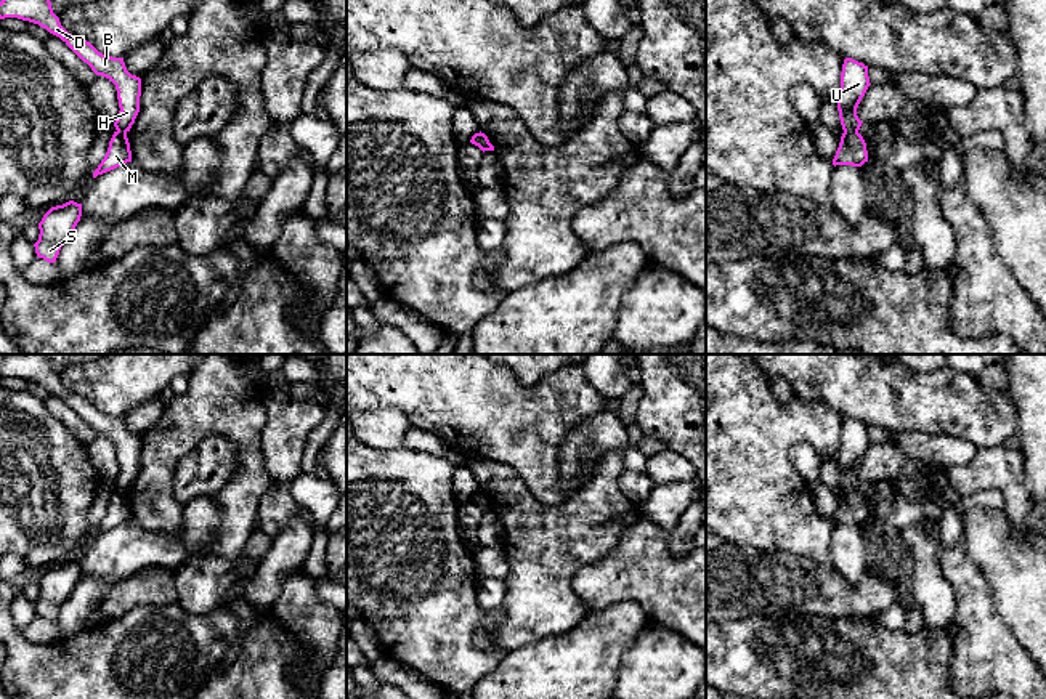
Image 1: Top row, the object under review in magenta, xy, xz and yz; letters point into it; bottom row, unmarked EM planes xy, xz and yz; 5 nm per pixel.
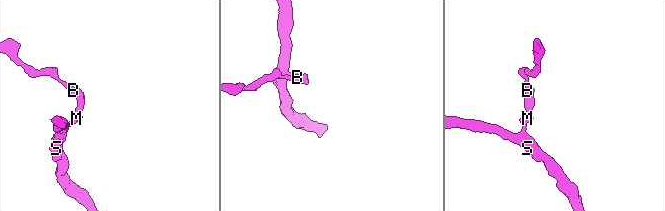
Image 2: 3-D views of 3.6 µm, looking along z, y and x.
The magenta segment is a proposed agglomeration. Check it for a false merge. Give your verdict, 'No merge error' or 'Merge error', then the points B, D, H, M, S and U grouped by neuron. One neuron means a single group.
Merge error. Groups: B D H U / M S

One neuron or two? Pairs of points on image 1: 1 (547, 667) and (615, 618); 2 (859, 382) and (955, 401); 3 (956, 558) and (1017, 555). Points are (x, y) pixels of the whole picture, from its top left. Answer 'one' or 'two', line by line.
1: one
2: one
3: two

